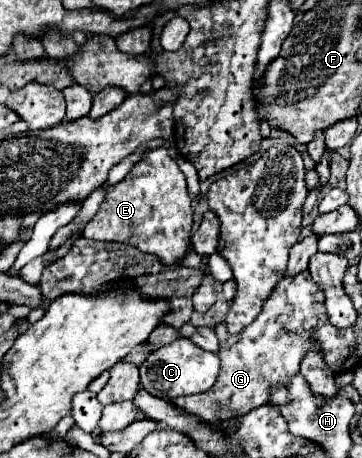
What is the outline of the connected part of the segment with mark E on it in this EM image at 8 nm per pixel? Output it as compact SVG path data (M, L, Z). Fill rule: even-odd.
M154 148L146 150L128 176L108 190L106 200L100 204L96 216L86 224L82 236L132 244L142 252L156 254L164 264L174 264L190 246L192 214L192 202L182 170L168 156L166 148Z

